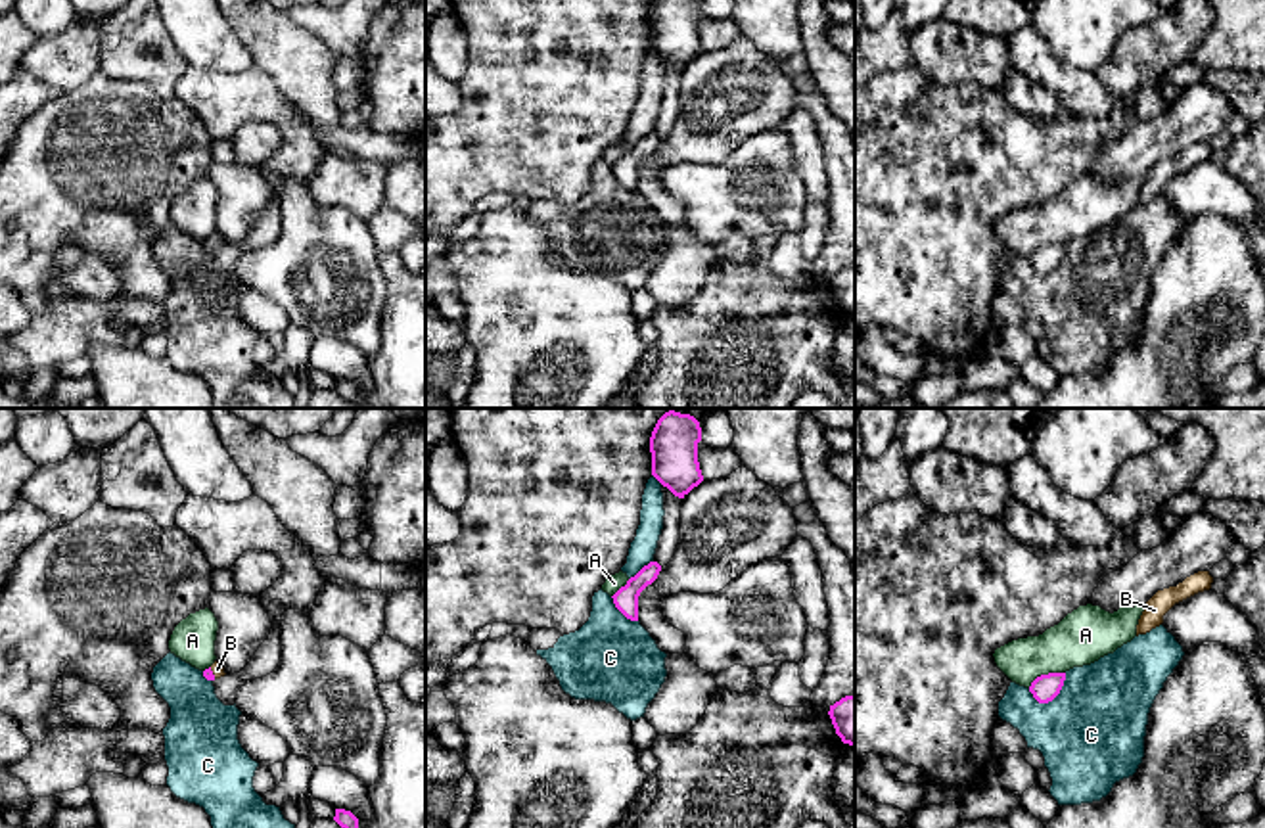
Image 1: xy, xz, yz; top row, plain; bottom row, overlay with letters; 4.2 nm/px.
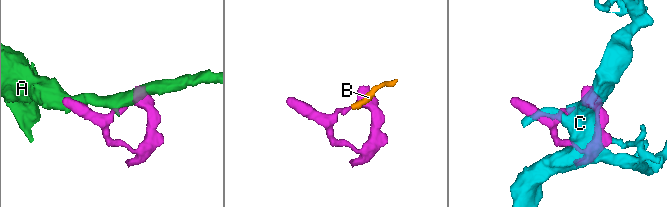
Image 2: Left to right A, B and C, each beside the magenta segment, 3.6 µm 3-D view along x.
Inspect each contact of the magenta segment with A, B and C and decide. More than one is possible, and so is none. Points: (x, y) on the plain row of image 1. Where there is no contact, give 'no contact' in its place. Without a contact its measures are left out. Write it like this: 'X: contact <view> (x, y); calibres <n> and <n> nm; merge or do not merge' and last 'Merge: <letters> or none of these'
A: contact yz (1045, 246); calibres 110 and 240 nm; do not merge
B: contact xy (211, 244); calibres 50 and 50 nm; merge
C: contact yz (1053, 269); calibres 110 and 440 nm; do not merge
Merge: B

